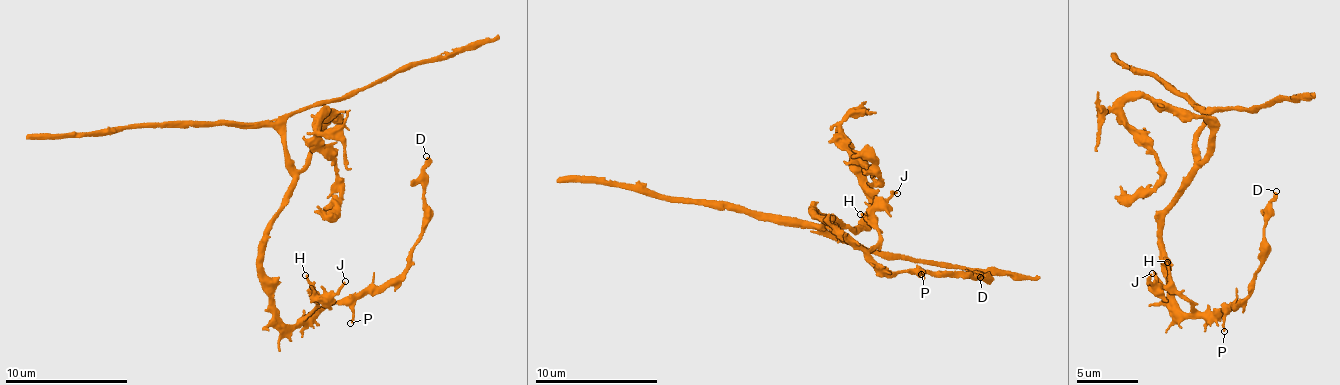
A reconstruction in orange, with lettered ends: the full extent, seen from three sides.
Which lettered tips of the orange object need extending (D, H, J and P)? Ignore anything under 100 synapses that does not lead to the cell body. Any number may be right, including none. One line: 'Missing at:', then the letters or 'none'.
Missing at: none

